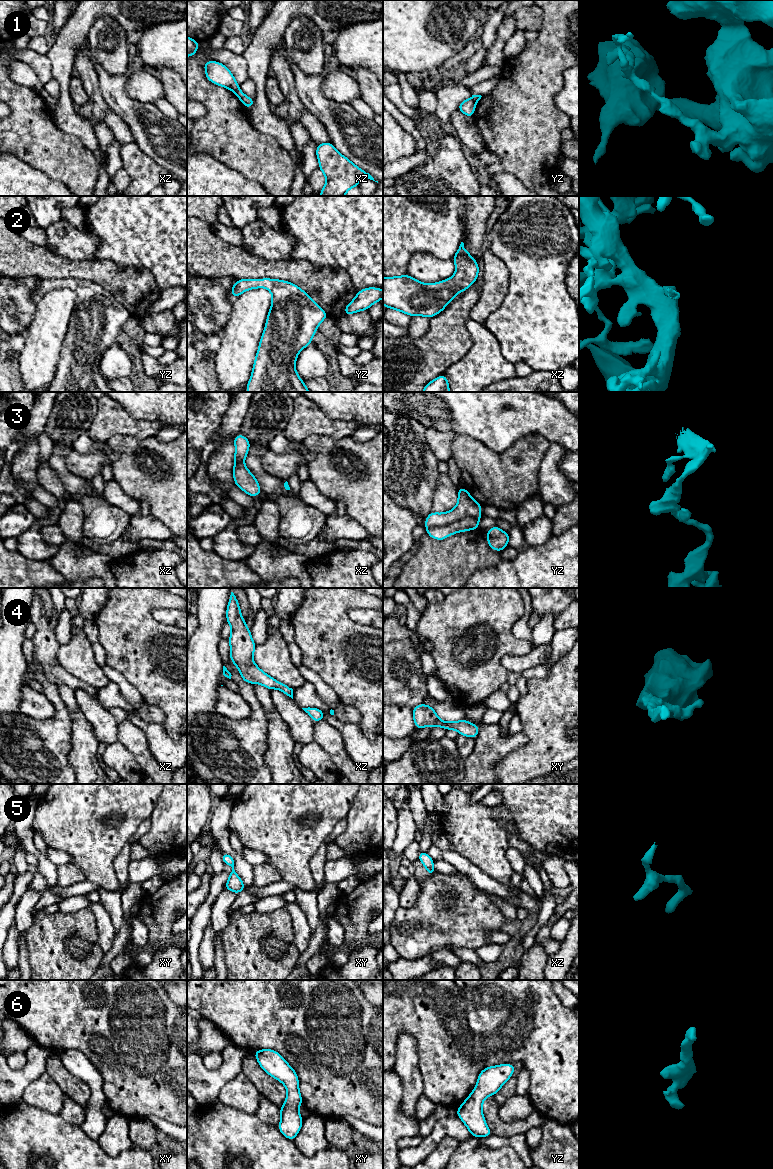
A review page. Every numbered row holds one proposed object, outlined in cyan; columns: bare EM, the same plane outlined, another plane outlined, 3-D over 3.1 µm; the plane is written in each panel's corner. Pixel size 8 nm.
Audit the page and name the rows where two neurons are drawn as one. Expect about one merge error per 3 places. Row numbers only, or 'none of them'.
1, 3

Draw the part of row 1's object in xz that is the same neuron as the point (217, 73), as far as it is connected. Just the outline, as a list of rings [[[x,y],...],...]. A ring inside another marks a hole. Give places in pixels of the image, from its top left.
[[[205,61],[203,65],[205,67],[206,78],[210,82],[232,91],[240,89],[240,86],[237,84],[231,71],[222,63],[216,61]]]

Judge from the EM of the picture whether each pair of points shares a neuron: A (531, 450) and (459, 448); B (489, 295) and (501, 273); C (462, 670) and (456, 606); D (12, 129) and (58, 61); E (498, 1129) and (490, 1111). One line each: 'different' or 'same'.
A: same
B: same
C: same
D: different
E: same

